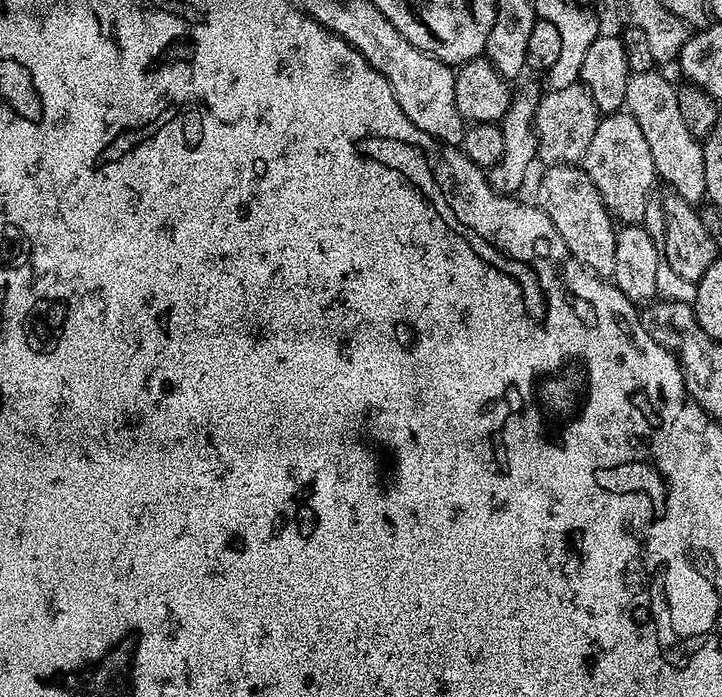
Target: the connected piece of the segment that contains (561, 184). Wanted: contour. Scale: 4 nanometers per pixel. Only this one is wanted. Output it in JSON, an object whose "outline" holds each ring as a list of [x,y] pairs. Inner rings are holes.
{"outline":[[[553,164],[543,169],[540,181],[536,184],[535,203],[554,222],[554,230],[562,234],[562,242],[570,250],[570,254],[597,276],[611,277],[614,270],[614,242],[617,229],[612,228],[614,217],[604,207],[602,194],[598,194],[598,186],[590,182],[583,167],[573,164]]]}

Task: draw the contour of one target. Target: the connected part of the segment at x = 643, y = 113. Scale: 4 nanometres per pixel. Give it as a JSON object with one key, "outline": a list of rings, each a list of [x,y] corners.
{"outline":[[[660,70],[649,72],[632,72],[628,77],[626,86],[626,108],[631,112],[632,117],[638,122],[638,127],[642,130],[642,135],[646,137],[646,142],[650,145],[650,154],[654,157],[656,175],[661,181],[669,184],[671,191],[680,196],[687,204],[699,205],[699,200],[705,199],[706,192],[706,171],[703,165],[704,145],[694,134],[690,134],[686,122],[682,119],[682,113],[678,110],[678,98],[676,97],[677,85],[671,84]]]}

